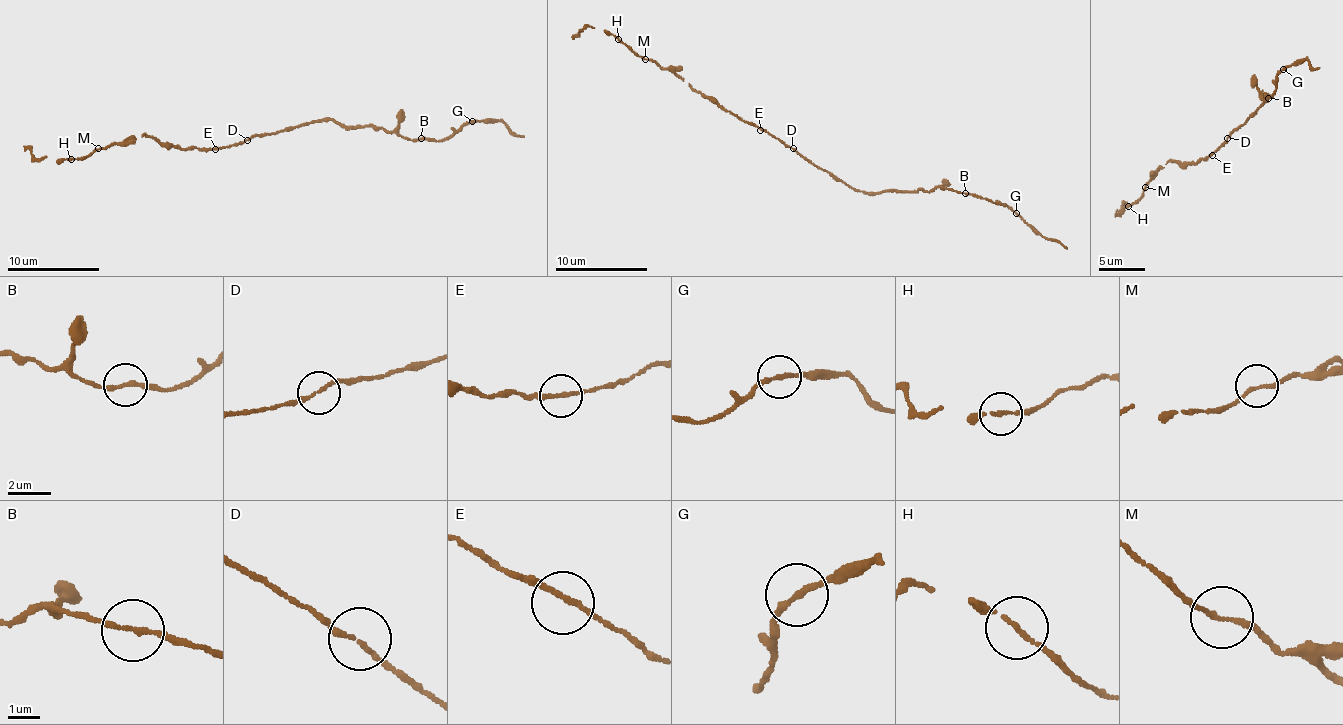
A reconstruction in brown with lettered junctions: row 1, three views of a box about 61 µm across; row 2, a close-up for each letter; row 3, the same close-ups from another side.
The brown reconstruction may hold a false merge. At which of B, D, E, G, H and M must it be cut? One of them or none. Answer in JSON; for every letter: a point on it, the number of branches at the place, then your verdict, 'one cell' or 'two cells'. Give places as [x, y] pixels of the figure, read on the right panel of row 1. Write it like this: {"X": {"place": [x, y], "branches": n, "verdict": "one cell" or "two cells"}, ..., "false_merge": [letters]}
{"B": {"place": [1268, 98], "branches": 2, "verdict": "one cell"}, "D": {"place": [1227, 138], "branches": 2, "verdict": "one cell"}, "E": {"place": [1212, 155], "branches": 2, "verdict": "one cell"}, "G": {"place": [1283, 69], "branches": 2, "verdict": "one cell"}, "H": {"place": [1128, 206], "branches": 2, "verdict": "one cell"}, "M": {"place": [1145, 187], "branches": 2, "verdict": "one cell"}, "false_merge": []}

